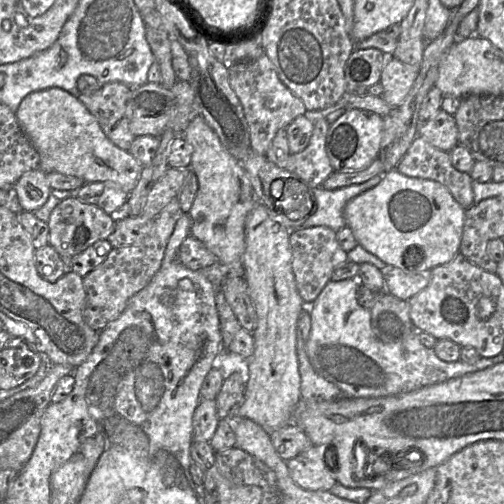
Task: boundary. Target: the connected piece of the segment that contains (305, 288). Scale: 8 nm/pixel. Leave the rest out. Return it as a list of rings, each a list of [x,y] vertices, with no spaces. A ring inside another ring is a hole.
[[[326,226],[292,231],[289,244],[292,255],[292,270],[299,296],[304,303],[312,304],[331,280],[333,271],[348,261],[347,252],[339,246],[336,232]]]

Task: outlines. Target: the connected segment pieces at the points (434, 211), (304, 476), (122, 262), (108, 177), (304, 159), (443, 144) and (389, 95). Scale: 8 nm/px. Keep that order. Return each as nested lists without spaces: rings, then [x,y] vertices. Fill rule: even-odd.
[[[396,168],[385,172],[375,187],[349,200],[343,210],[357,243],[388,267],[403,268],[409,252],[420,252],[421,261],[414,271],[431,270],[459,253],[464,215],[465,209],[444,185],[405,176]]]
[[[312,445],[295,458],[286,461],[291,478],[303,489],[330,491],[337,483],[329,471],[329,468],[337,468],[337,464],[334,464],[336,453],[328,449],[325,453],[326,447],[329,446]]]
[[[178,197],[171,200],[154,219],[149,234],[138,243],[112,248],[107,259],[83,277],[86,303],[83,310],[85,322],[99,333],[125,310],[129,299],[142,290],[161,267],[166,247],[178,219],[183,212]]]
[[[50,87],[28,94],[20,103],[16,118],[23,133],[39,154],[39,169],[81,178],[85,183],[110,181],[131,193],[143,166],[128,151],[113,144],[96,118],[79,99],[66,90]]]
[[[326,118],[314,123],[308,146],[301,152],[291,154],[286,170],[297,174],[313,189],[321,187],[334,172],[326,152],[326,138],[330,124]]]
[[[441,109],[433,118],[419,124],[418,136],[445,152],[450,152],[459,145],[458,128],[454,116]]]
[[[387,56],[379,83],[383,87],[382,97],[390,107],[397,107],[404,101],[418,76],[419,68]]]

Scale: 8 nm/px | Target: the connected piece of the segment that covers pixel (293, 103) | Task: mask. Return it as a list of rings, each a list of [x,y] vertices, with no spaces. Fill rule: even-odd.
[[[264,53],[251,61],[228,64],[229,83],[243,107],[249,127],[250,143],[254,153],[266,156],[276,133],[295,118],[304,115],[306,107],[279,79],[275,66]]]

